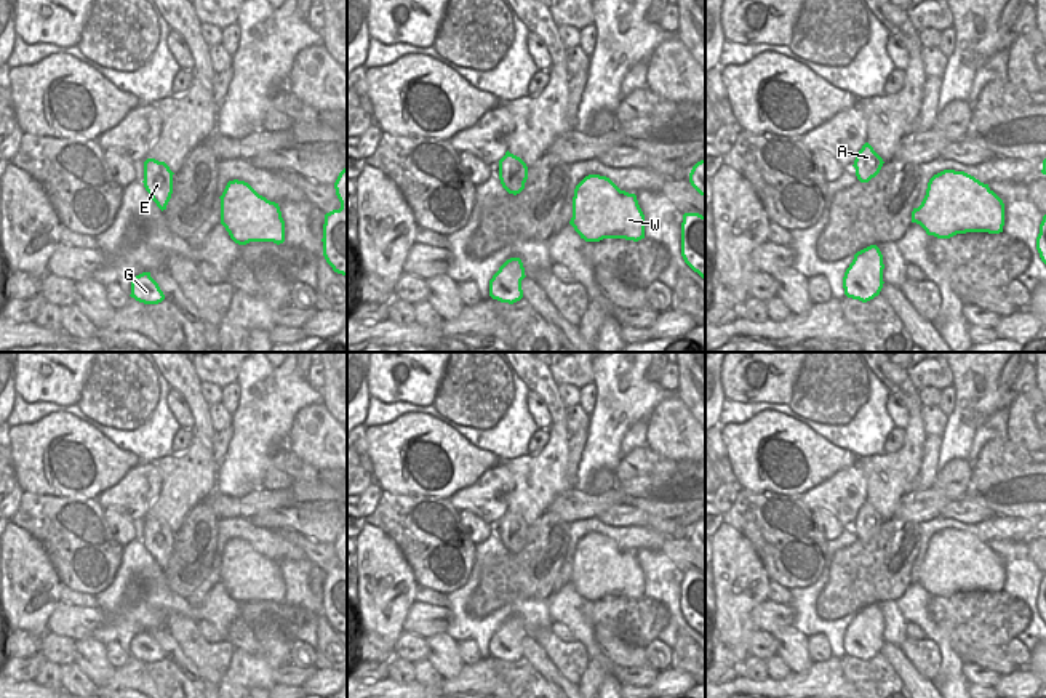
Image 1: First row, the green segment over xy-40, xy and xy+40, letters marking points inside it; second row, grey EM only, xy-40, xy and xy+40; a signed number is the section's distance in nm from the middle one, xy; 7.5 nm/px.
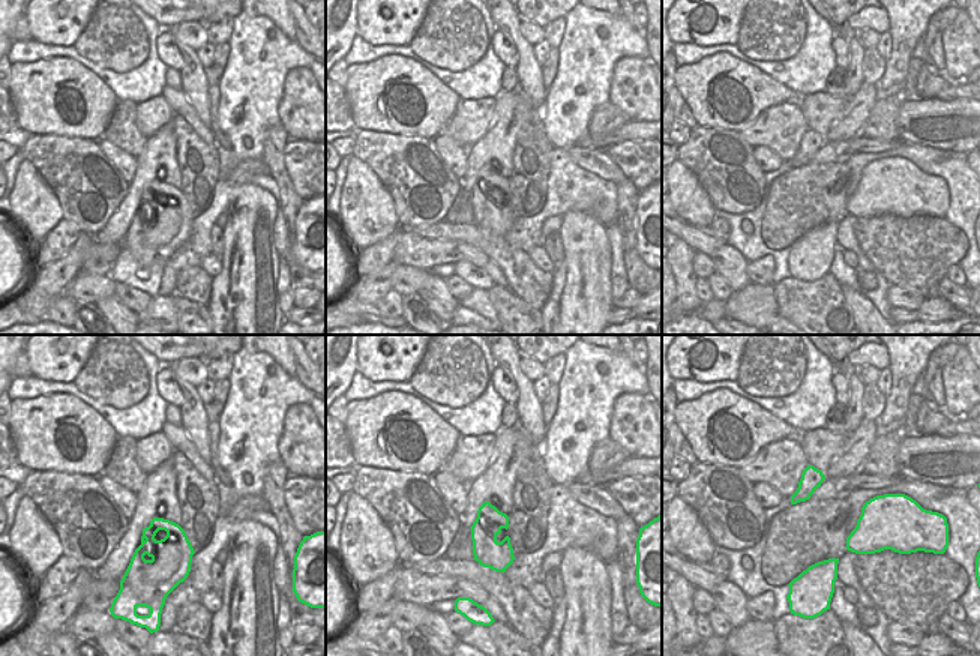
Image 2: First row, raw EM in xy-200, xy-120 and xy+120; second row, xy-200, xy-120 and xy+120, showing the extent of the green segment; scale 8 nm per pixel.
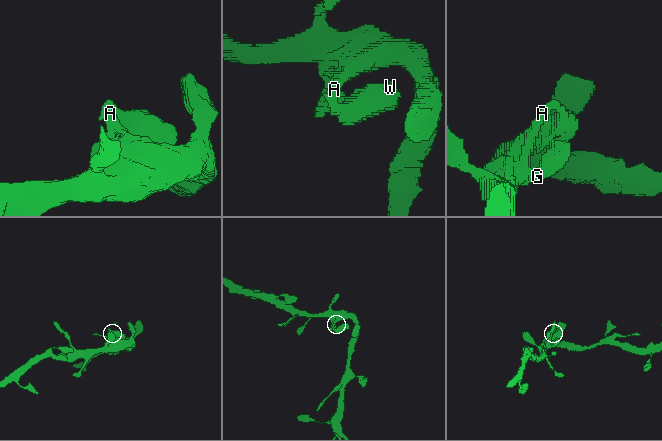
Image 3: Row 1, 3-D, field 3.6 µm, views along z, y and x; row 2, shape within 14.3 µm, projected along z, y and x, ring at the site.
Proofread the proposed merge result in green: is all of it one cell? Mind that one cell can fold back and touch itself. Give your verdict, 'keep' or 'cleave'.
keep

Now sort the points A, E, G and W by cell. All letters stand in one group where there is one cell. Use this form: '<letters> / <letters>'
A E G W

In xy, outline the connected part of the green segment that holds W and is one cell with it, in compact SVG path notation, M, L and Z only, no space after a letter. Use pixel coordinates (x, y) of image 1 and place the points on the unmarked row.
M589 533L576 544L569 583L585 600L645 597L645 573L637 554L600 533Z

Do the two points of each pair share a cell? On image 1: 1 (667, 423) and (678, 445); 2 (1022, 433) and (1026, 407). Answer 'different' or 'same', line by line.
1: same
2: same

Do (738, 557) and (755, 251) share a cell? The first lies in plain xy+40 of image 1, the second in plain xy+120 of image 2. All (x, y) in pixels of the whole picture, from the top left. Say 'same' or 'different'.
different

